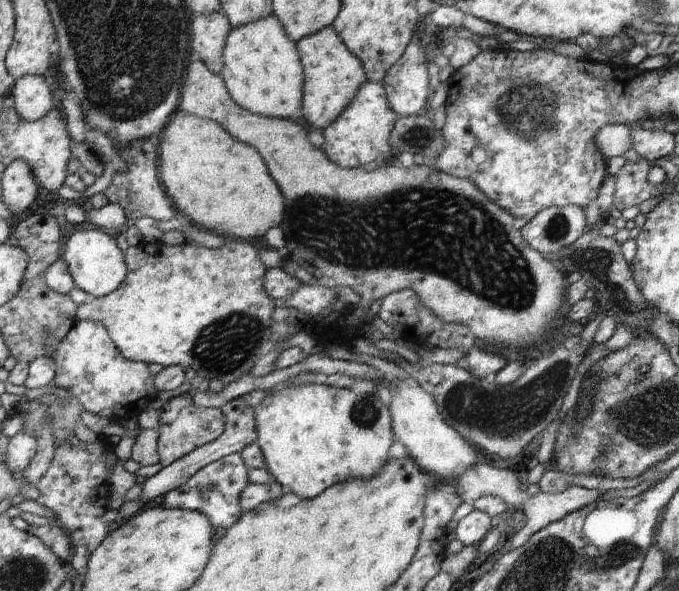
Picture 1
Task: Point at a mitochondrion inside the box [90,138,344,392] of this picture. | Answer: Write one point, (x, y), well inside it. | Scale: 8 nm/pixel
(231, 342)

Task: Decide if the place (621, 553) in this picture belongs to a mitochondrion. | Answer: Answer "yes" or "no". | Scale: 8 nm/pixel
yes

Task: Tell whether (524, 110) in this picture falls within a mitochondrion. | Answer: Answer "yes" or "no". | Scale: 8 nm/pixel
yes

